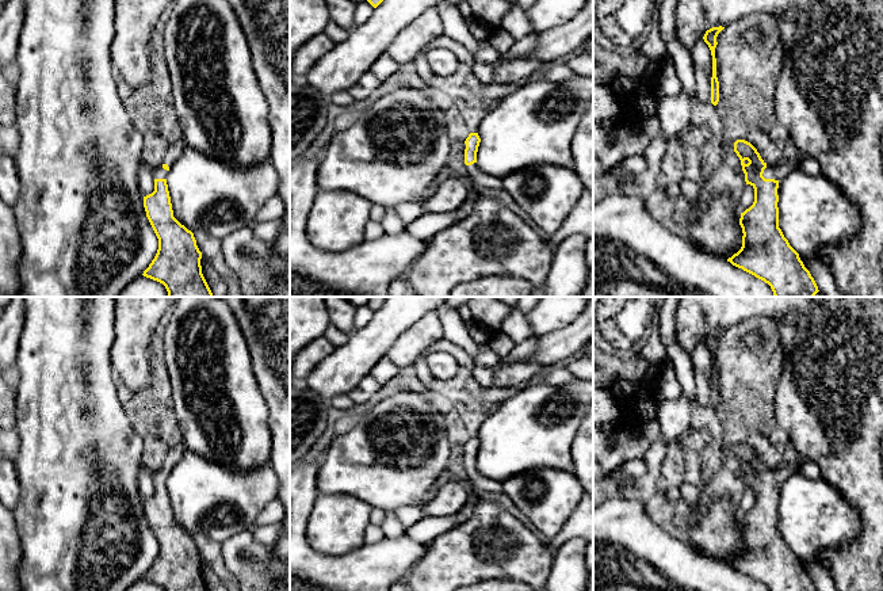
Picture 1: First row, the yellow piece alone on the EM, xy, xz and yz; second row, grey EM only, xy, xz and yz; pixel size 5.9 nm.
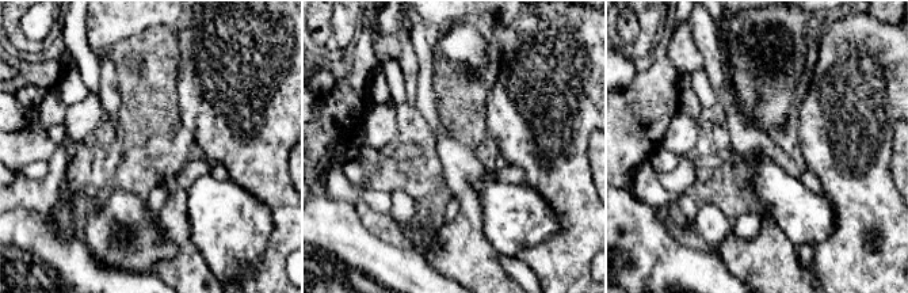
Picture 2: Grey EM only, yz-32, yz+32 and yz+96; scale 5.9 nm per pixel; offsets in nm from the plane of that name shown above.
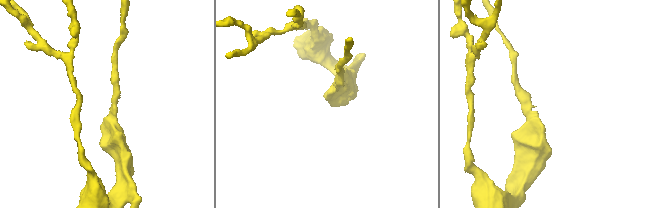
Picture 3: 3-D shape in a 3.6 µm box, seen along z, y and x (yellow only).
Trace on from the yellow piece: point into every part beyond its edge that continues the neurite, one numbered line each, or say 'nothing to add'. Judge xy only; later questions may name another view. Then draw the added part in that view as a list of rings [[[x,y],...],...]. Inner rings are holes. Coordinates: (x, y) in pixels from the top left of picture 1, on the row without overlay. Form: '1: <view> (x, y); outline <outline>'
1: xy (178, 452); outline [[[183,443],[175,445],[165,455],[163,468],[153,473],[154,483],[167,483],[168,474],[163,472],[167,468],[169,472],[176,466],[179,461],[181,461],[187,455],[187,450],[184,449]]]

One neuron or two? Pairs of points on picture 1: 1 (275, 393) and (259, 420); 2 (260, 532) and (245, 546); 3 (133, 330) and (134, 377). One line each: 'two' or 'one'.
1: two
2: two
3: one

